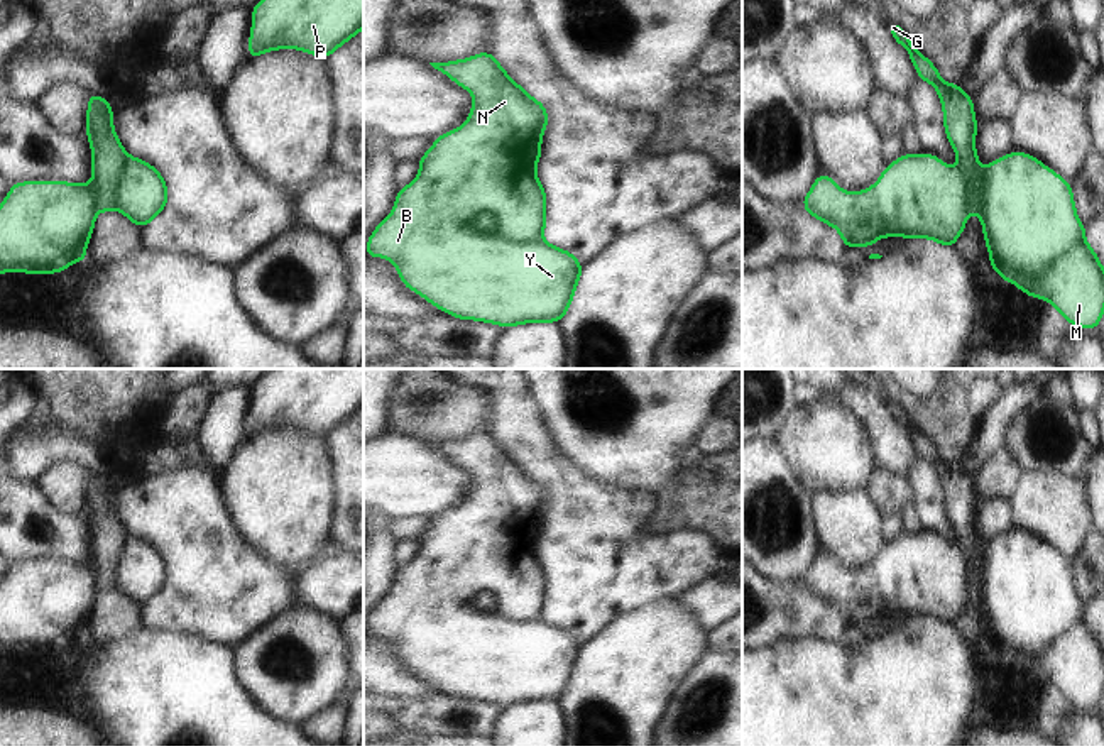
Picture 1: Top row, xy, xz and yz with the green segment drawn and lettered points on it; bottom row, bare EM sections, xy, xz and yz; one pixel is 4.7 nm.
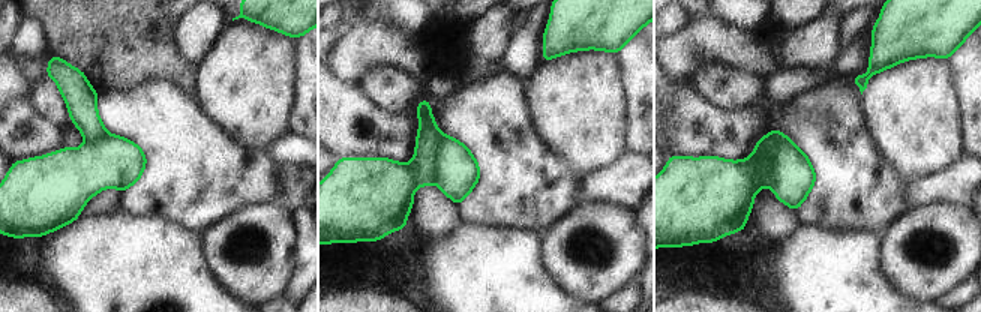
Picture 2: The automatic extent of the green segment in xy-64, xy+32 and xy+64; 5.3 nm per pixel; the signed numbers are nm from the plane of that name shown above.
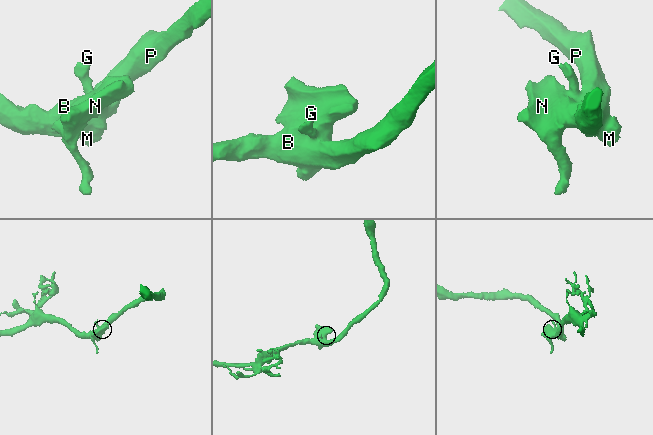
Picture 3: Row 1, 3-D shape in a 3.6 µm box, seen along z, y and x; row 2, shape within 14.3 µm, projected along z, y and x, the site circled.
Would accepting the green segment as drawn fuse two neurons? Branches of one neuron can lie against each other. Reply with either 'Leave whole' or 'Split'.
Split

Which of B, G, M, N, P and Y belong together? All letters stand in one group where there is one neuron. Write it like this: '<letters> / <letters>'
B M N P Y / G

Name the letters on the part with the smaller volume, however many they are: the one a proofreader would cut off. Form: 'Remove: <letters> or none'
Remove: G

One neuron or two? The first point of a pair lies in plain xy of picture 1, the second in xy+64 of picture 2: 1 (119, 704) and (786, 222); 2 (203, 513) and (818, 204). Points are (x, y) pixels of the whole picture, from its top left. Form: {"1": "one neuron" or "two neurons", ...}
{"1": "two neurons", "2": "one neuron"}

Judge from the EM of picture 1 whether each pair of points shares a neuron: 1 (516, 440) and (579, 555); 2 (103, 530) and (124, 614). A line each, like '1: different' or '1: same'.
1: same
2: same

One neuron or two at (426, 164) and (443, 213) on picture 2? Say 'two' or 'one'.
one

